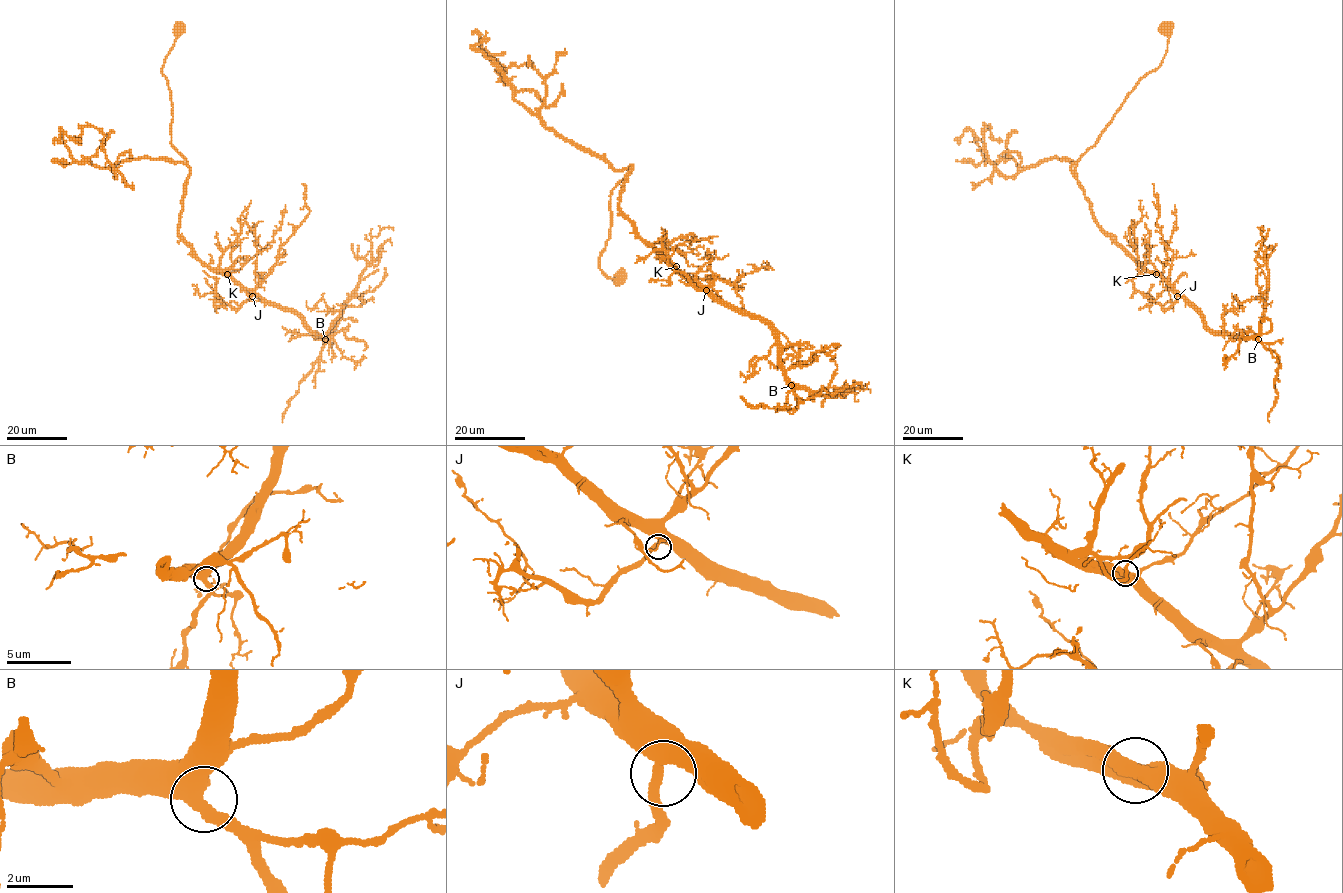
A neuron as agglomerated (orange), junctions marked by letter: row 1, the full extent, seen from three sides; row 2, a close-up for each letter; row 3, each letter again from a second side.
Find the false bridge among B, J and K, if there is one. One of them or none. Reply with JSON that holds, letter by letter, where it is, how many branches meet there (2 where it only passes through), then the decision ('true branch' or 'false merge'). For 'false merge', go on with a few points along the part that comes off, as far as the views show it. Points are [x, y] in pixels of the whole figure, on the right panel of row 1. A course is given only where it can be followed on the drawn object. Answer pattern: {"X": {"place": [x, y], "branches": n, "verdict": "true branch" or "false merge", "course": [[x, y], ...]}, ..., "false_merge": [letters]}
{"B": {"place": [1258, 339], "branches": 2, "verdict": "true branch"}, "J": {"place": [1177, 296], "branches": 2, "verdict": "true branch"}, "K": {"place": [1156, 274], "branches": 2, "verdict": "true branch"}, "false_merge": []}

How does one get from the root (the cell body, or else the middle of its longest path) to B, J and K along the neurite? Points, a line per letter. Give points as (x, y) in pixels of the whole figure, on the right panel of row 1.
B: (1166, 27), (1161, 64), (1139, 81), (1078, 160), (1077, 183), (1093, 220), (1209, 329), (1258, 339)
J: (1166, 27), (1167, 48), (1161, 64), (1139, 81), (1098, 140), (1078, 160), (1075, 174), (1093, 220), (1177, 296)
K: (1166, 27), (1167, 48), (1161, 64), (1139, 81), (1075, 167), (1093, 220), (1143, 269), (1156, 274)

